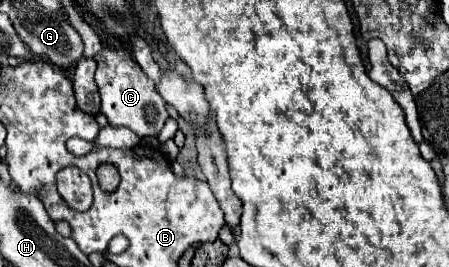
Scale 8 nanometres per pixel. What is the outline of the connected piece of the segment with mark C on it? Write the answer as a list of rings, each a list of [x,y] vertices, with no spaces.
[[[103,44],[103,50],[95,56],[97,72],[95,82],[101,94],[101,112],[107,116],[109,126],[129,128],[137,136],[157,136],[167,120],[165,102],[155,90],[153,80],[149,80],[139,64],[135,64],[131,50],[113,50]]]

